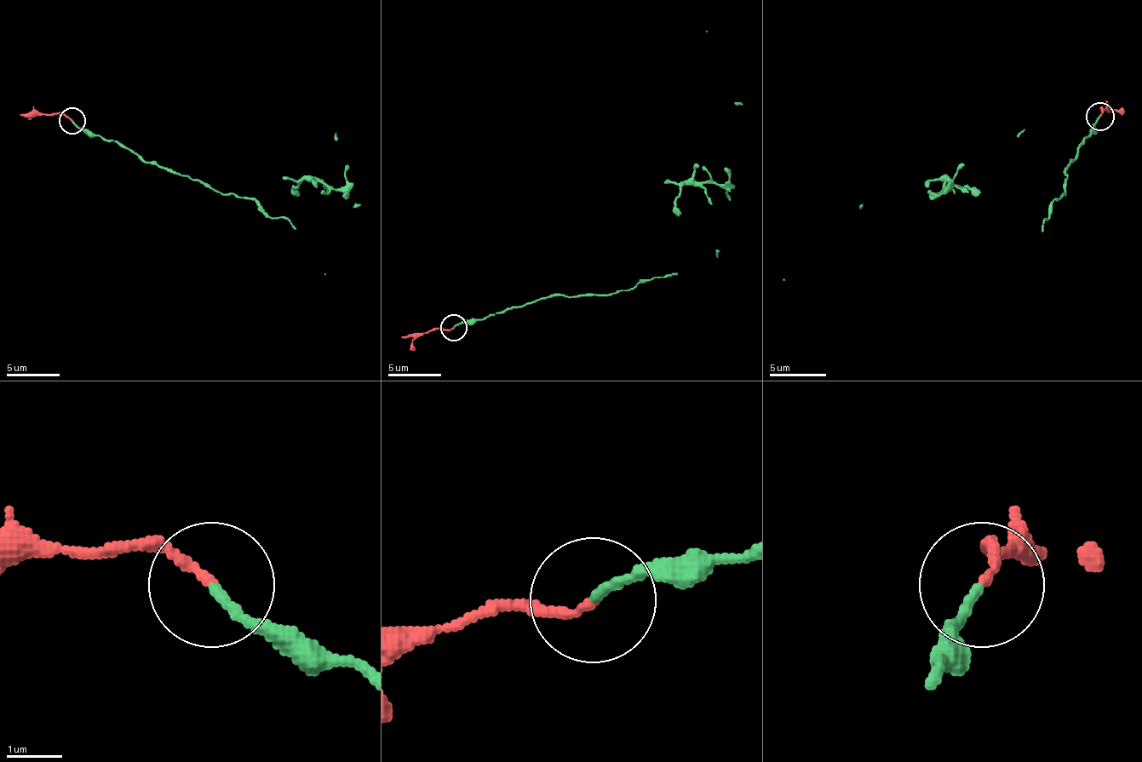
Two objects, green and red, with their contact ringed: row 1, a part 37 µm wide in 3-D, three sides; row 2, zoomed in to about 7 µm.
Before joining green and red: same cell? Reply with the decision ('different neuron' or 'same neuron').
same neuron

